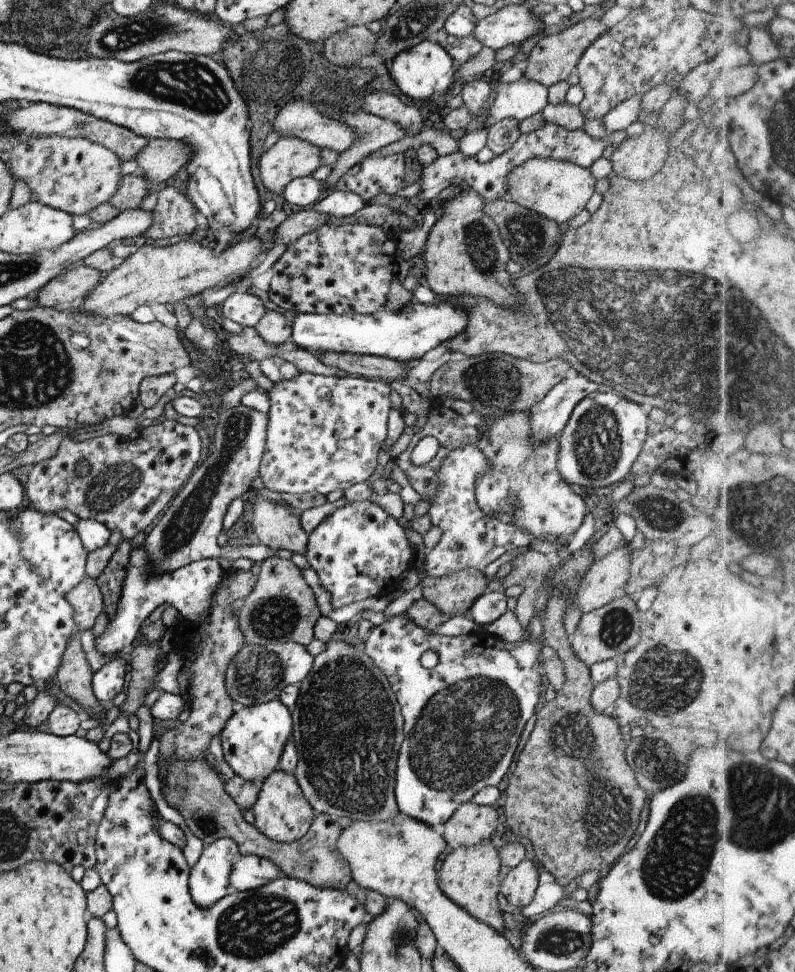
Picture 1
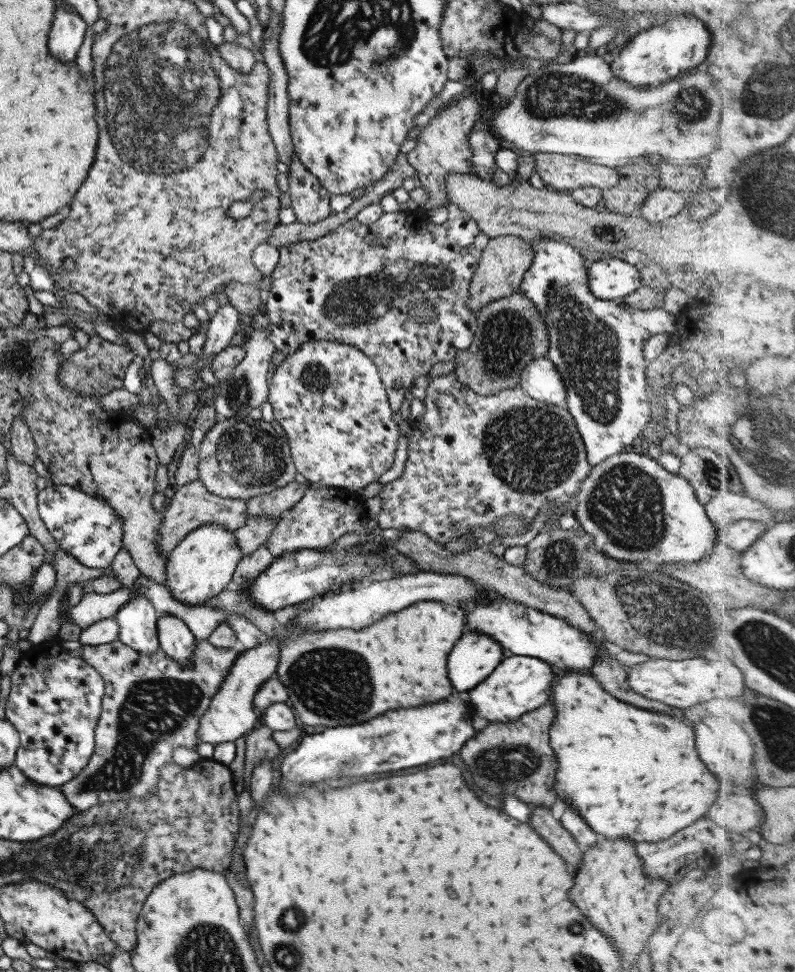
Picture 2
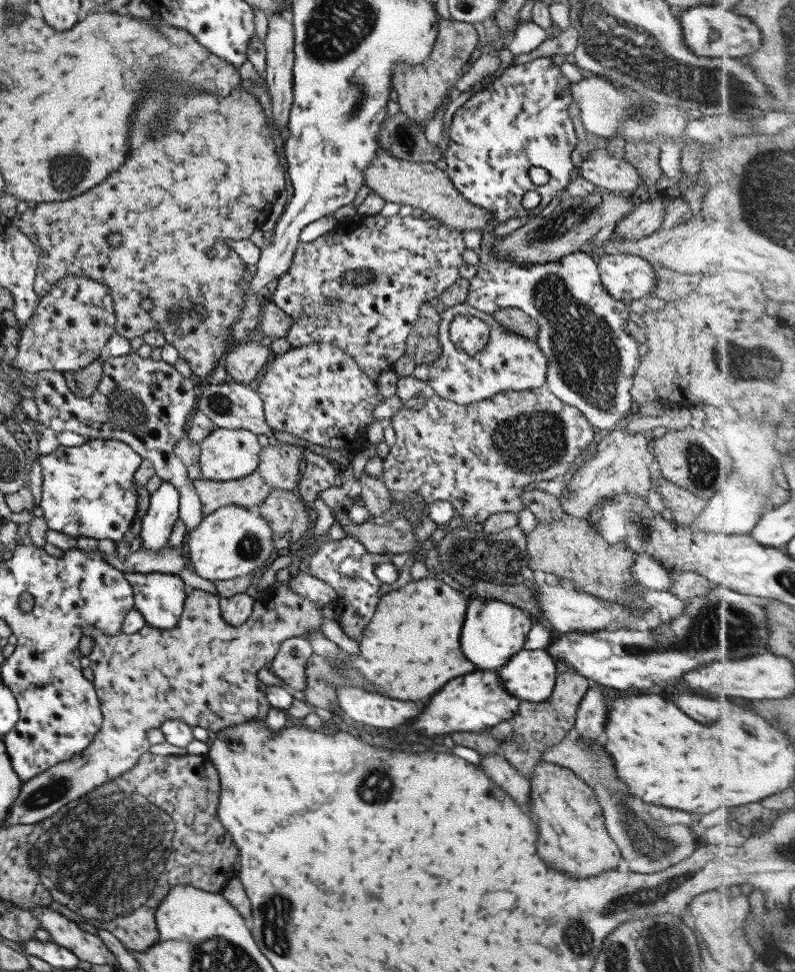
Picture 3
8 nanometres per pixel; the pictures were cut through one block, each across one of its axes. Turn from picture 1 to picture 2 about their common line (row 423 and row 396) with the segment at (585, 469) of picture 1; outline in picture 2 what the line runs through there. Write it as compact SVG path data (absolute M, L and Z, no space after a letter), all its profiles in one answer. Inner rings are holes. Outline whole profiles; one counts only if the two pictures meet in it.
M538 238L530 244L534 259L518 291L536 305L537 312L544 319L549 342L547 357L556 365L564 385L567 385L566 407L573 416L585 444L587 460L593 467L629 449L629 445L651 420L652 406L648 396L647 362L644 360L643 347L653 335L672 334L677 328L677 315L663 308L636 310L628 308L620 300L600 300L587 286L588 264L578 249L550 238Z

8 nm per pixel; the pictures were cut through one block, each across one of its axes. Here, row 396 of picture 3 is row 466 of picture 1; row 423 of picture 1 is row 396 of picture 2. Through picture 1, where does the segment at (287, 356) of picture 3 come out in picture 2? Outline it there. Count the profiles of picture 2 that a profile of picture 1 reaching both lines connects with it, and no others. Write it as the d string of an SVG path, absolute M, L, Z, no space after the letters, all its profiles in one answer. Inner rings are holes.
M312 341L304 344L296 353L286 356L279 366L274 366L268 380L269 395L267 401L273 408L273 419L278 421L286 432L288 448L291 452L295 469L305 476L309 485L337 487L338 489L360 490L367 485L377 482L394 462L396 448L398 448L398 437L400 431L398 425L392 419L391 409L387 392L382 382L377 366L371 358L364 355L354 346L344 345L335 341Z

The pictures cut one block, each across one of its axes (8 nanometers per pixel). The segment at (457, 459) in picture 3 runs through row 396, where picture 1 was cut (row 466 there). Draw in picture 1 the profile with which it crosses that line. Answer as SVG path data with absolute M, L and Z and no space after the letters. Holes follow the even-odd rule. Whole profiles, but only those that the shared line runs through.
M433 395L425 425L416 430L406 450L396 458L396 464L406 473L409 484L421 495L428 495L436 490L438 466L451 452L462 445L474 445L479 448L488 463L493 466L482 473L474 485L477 505L487 514L495 517L496 513L512 513L516 525L533 537L544 539L546 534L572 535L582 524L588 513L584 498L576 494L559 473L557 458L559 440L554 437L546 442L533 439L530 412L516 412L494 417L487 421L483 414L473 410L471 402L446 395ZM483 429L487 429L483 432ZM425 436L438 439L438 454L424 466L411 464L414 447ZM508 496L514 496L514 504L508 503Z

